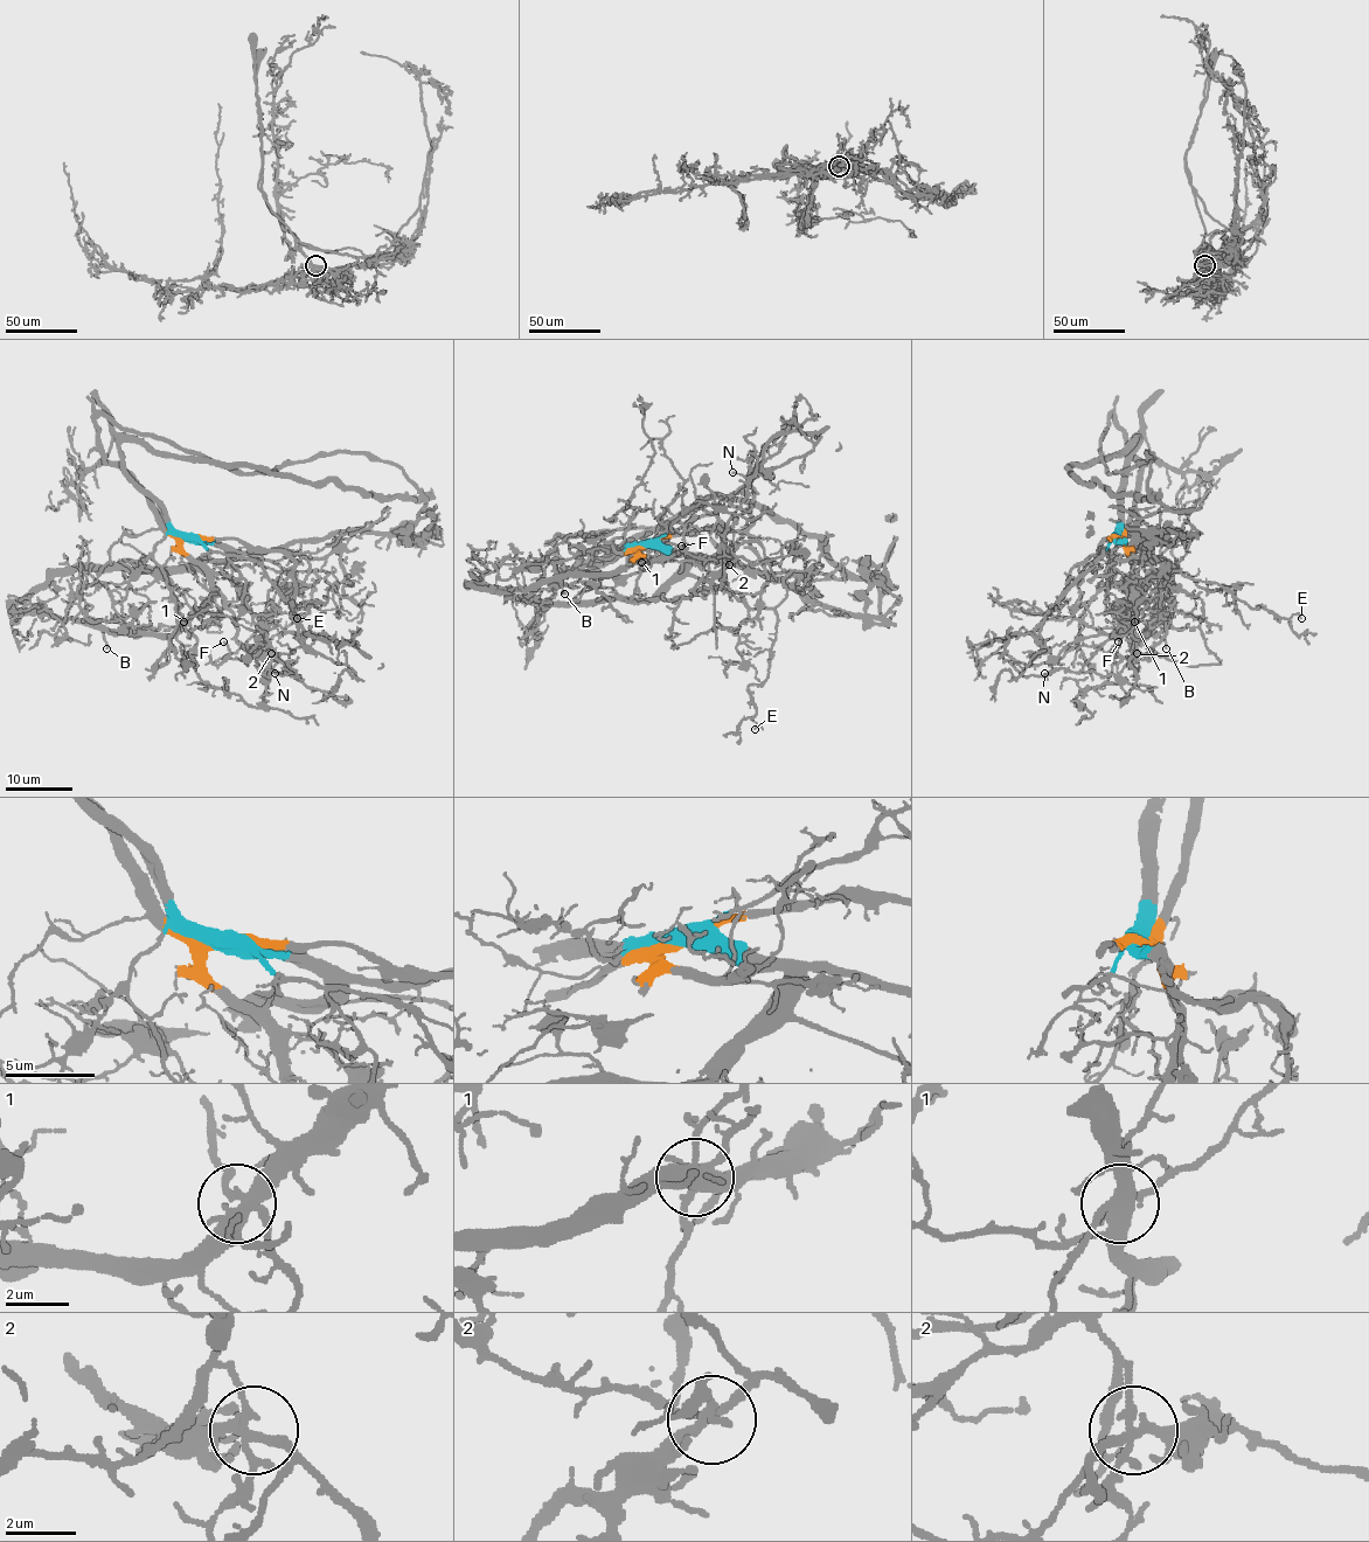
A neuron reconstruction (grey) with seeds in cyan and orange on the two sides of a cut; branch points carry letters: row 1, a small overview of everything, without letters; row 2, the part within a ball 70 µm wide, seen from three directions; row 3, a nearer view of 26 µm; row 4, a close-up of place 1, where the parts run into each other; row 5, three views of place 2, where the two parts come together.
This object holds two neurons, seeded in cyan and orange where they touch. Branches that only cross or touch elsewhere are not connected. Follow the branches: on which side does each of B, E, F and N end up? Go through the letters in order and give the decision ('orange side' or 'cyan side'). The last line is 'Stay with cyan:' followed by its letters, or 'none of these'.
B: orange side
E: cyan side
F: orange side
N: cyan side
Stay with cyan: E, N

